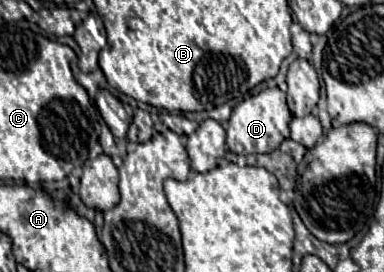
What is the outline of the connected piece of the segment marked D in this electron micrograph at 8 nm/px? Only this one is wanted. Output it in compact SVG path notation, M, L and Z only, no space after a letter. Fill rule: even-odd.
M279 87L263 89L257 95L251 95L249 99L233 107L227 127L227 147L237 155L271 153L281 145L283 139L289 137L289 121L291 113L285 103L285 93Z

